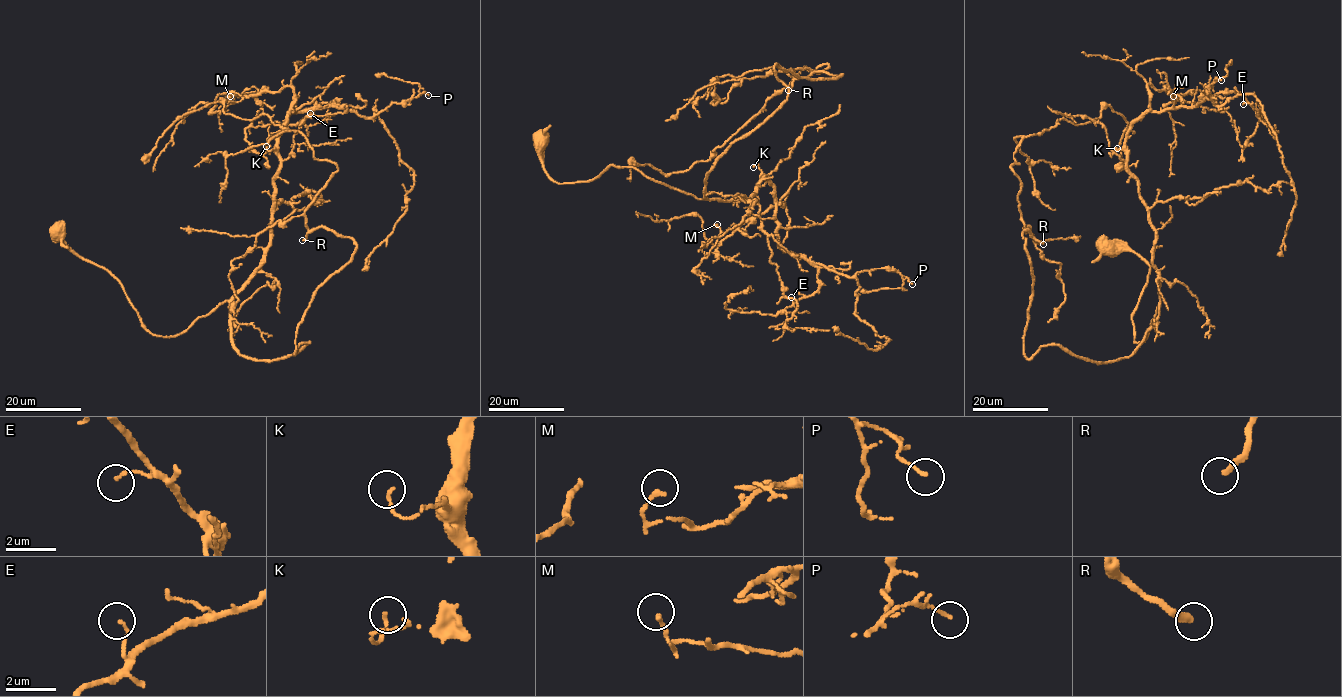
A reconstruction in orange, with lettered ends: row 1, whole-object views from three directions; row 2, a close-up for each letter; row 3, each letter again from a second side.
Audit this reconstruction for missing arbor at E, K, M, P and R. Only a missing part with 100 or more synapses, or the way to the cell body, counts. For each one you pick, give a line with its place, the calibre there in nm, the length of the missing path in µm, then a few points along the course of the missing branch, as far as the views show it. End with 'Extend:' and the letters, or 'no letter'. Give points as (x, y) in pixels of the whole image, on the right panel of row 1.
R: at (1043, 244); 240 nm thick; about 90 µm are missing; missing branch runs (1043, 244), (1073, 285), (1060, 331), (1056, 380), (1044, 393), (1044, 413)
Extend: R

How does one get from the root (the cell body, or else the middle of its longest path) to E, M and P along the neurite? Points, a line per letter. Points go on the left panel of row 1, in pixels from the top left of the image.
E: (56, 232), (119, 282), (147, 330), (179, 335), (262, 262), (278, 135), (291, 111), (335, 102), (310, 113)
M: (56, 232), (119, 282), (153, 334), (179, 335), (228, 301), (270, 240), (278, 135), (295, 94), (230, 96)
P: (56, 232), (119, 282), (147, 330), (179, 335), (262, 262), (288, 114), (334, 106), (372, 118), (428, 95)

